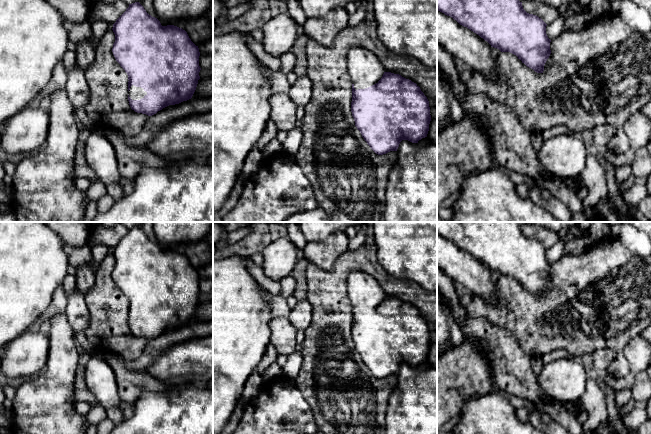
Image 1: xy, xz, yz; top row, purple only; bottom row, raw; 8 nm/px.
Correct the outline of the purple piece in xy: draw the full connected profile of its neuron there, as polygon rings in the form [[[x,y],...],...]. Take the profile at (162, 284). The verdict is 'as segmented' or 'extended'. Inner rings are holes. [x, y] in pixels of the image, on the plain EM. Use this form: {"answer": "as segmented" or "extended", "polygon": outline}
{"answer": "extended", "polygon": [[[139,226],[129,228],[112,254],[115,258],[112,276],[128,299],[128,325],[132,334],[152,340],[169,329],[192,322],[200,303],[200,276],[185,254],[174,249],[162,250]]]}

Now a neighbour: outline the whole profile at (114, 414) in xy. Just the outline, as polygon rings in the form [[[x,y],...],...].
[[[120,407],[109,408],[106,412],[107,418],[110,419],[115,425],[120,425],[125,421]]]

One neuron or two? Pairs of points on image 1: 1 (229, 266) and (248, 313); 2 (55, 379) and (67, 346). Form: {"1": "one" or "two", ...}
{"1": "one", "2": "one"}

